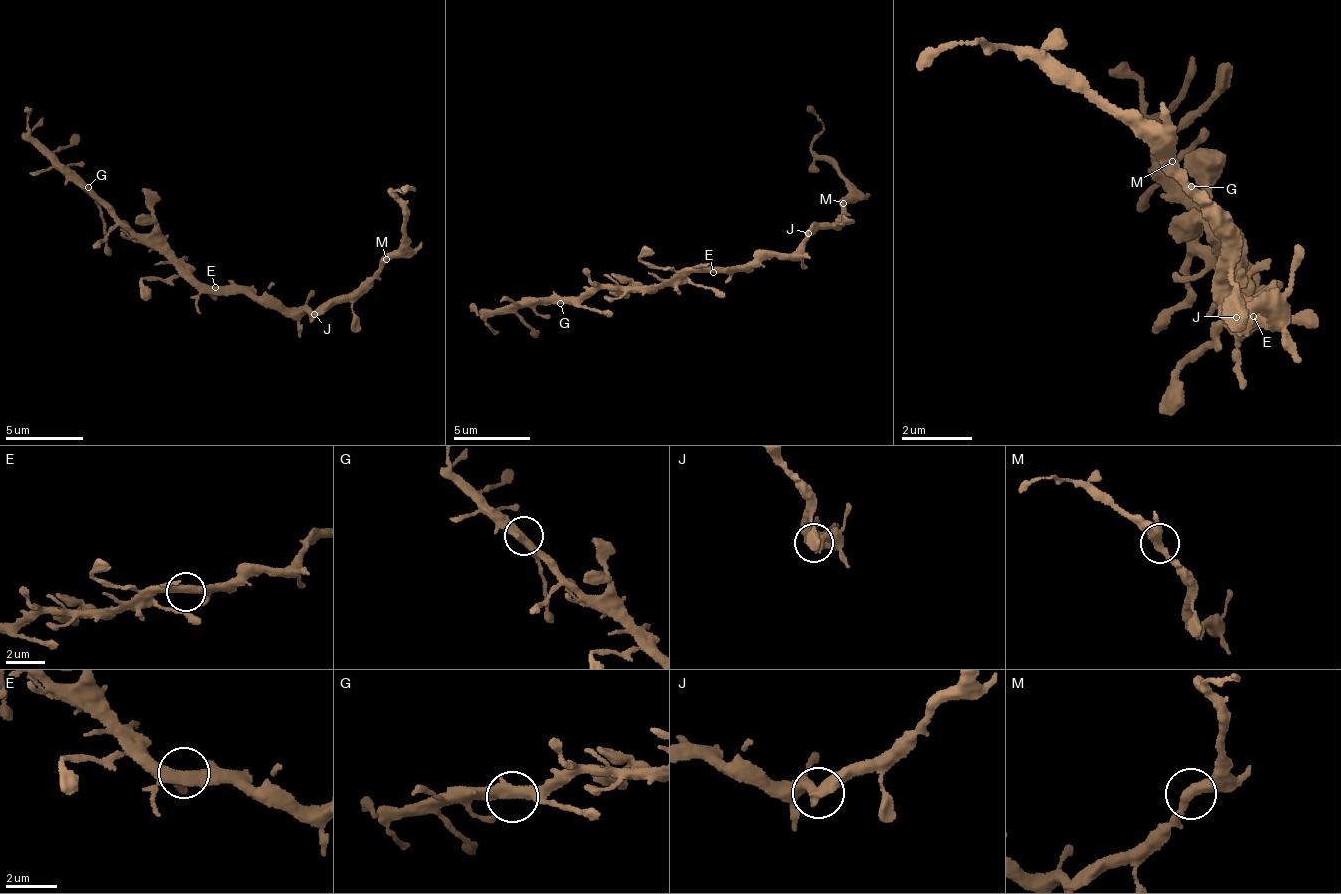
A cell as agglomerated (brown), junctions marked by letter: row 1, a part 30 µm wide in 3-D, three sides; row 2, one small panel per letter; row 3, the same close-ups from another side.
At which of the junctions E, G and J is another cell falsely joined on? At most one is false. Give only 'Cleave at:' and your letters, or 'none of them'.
Cleave at: none of them

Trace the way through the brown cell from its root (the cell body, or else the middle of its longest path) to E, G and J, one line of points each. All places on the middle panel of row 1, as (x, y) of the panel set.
E: (749, 272), (717, 268), (713, 272)
G: (749, 272), (685, 267), (655, 286), (601, 289), (565, 299), (560, 303)
J: (749, 272), (764, 259), (780, 259), (788, 255), (802, 243), (807, 232)

